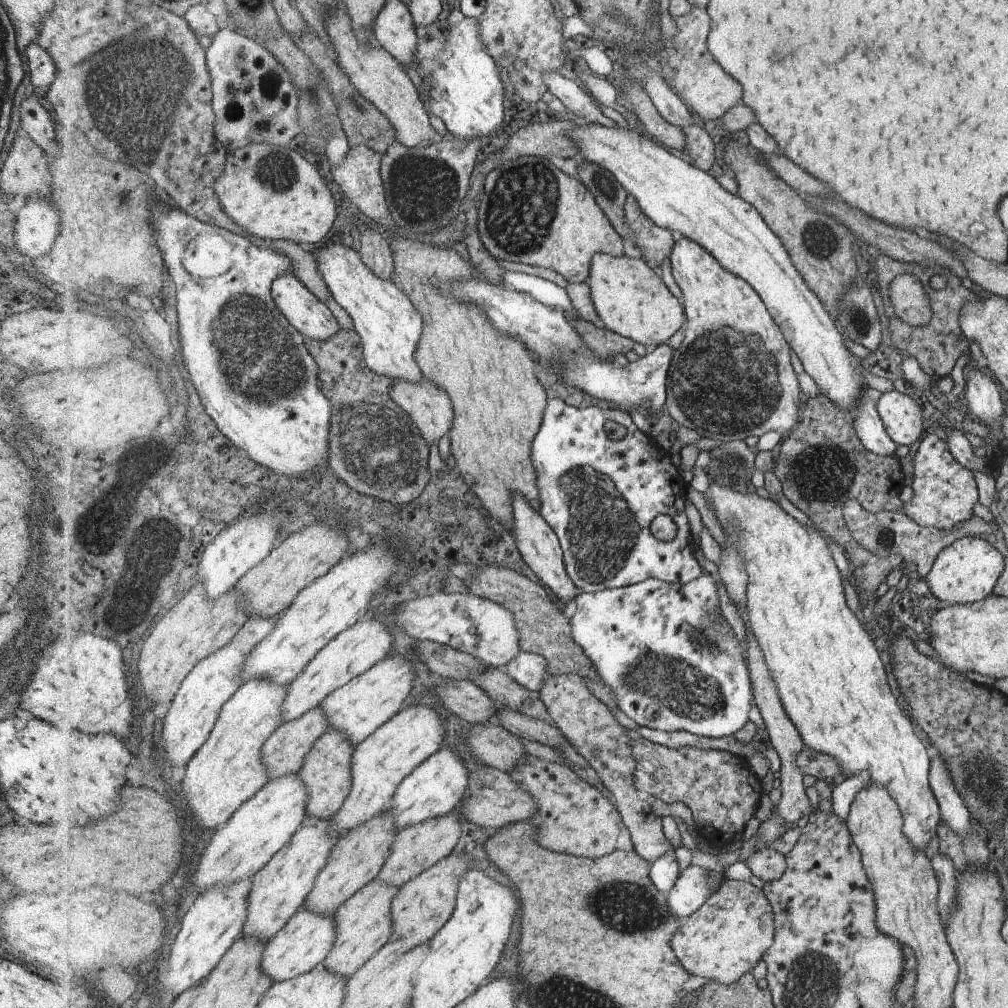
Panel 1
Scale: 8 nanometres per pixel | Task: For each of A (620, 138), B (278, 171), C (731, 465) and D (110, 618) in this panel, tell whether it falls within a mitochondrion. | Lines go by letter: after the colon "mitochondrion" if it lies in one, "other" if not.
A: other
B: mitochondrion
C: mitochondrion
D: other

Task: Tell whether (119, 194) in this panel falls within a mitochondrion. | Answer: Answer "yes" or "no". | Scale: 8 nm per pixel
no

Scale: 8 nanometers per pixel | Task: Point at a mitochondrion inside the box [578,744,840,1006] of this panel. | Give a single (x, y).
(626, 907)

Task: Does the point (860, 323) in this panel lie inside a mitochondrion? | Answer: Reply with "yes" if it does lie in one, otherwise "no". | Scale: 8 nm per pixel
yes

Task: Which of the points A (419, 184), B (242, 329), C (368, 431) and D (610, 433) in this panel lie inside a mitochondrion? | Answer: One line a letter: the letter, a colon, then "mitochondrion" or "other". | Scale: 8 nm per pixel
A: mitochondrion
B: mitochondrion
C: mitochondrion
D: other

